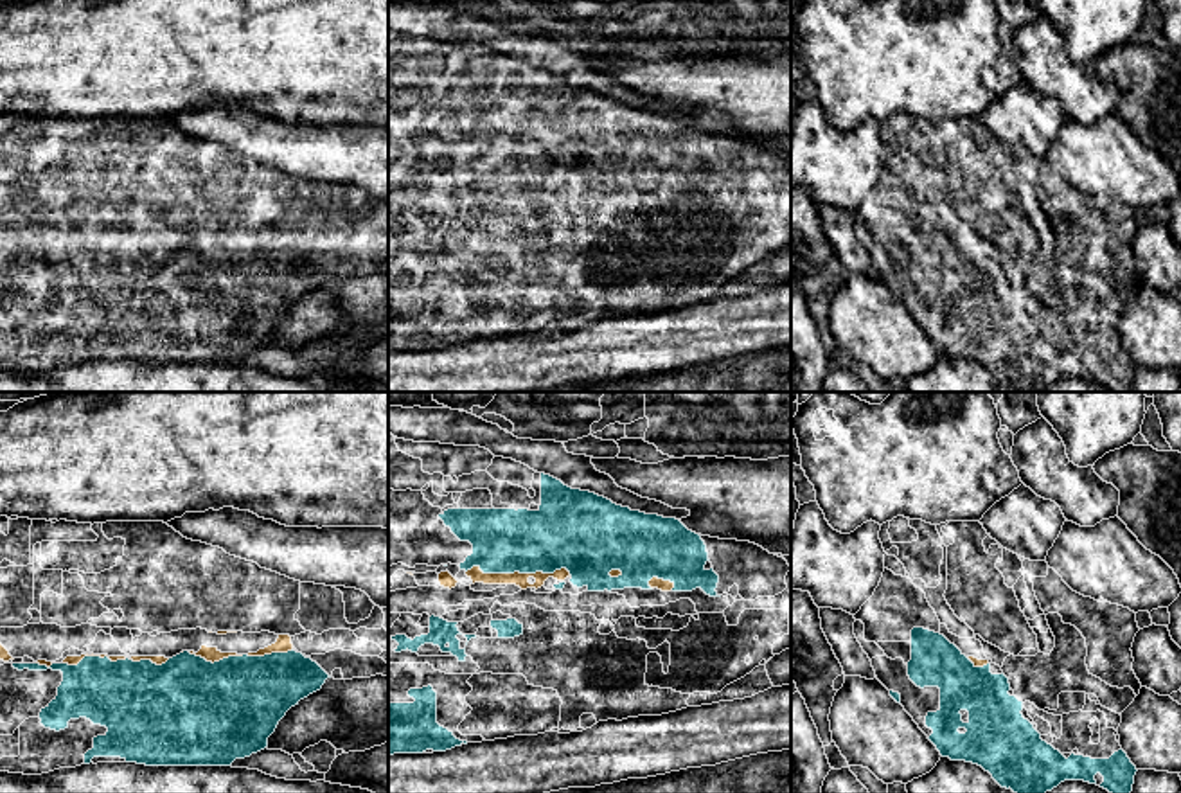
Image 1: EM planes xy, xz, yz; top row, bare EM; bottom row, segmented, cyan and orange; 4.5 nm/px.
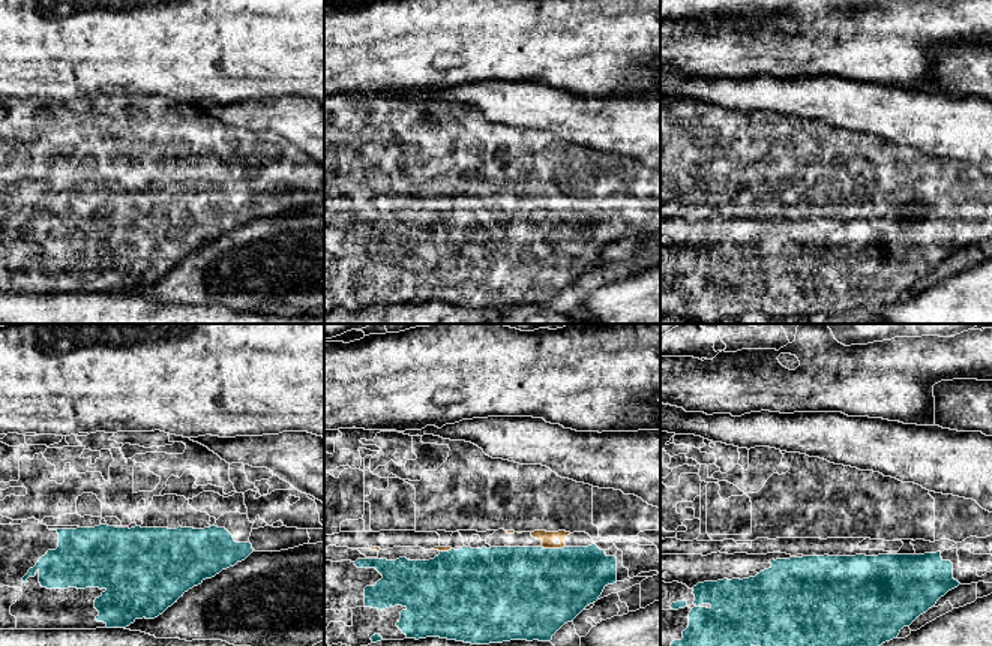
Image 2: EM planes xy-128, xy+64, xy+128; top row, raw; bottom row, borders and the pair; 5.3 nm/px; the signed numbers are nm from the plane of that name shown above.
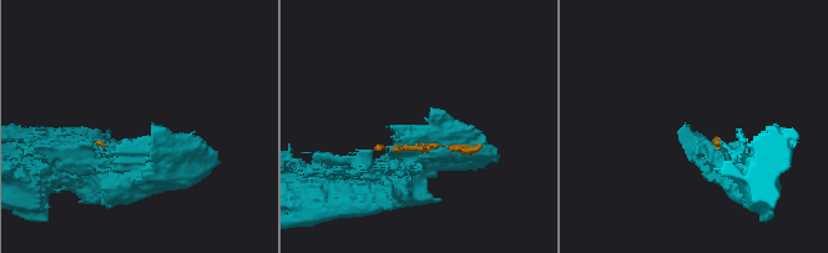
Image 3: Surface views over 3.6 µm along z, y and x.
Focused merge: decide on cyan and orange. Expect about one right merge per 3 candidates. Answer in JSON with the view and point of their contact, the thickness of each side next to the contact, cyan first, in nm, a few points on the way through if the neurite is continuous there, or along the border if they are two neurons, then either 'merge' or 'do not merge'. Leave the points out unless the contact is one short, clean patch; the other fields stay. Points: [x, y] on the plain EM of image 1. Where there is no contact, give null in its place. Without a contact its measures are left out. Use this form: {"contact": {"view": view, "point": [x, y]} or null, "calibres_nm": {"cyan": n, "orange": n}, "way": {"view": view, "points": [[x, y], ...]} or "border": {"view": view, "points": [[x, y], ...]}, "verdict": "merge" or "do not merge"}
{"contact": {"view": "xz", "point": [518, 168]}, "calibres_nm": {"cyan": 300, "orange": 60}, "verdict": "merge"}

